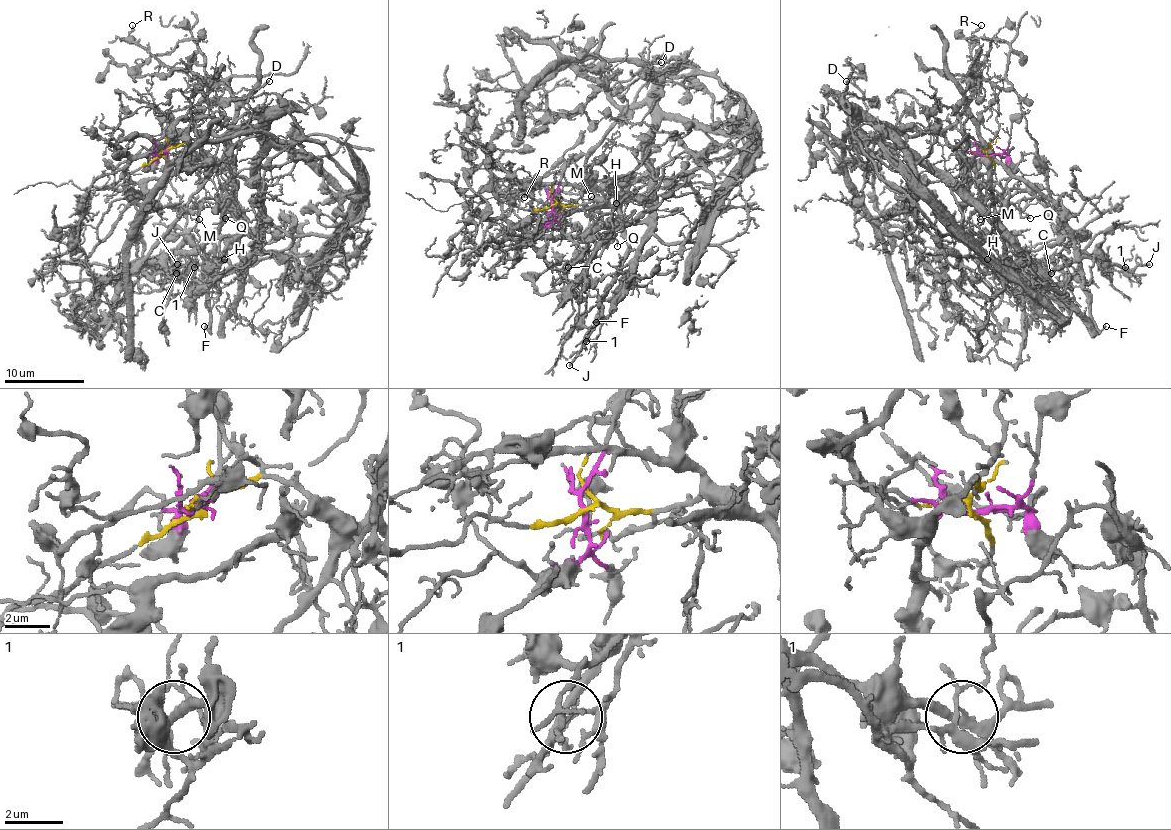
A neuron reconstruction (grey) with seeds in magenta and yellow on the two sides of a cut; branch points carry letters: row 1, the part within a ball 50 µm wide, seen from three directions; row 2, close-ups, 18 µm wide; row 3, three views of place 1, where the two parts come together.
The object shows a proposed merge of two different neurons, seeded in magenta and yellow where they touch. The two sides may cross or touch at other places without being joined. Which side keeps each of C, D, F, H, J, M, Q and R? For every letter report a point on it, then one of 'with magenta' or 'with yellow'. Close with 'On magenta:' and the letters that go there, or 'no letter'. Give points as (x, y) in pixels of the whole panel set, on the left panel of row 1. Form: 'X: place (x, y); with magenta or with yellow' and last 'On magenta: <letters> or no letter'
C: place (176, 273); with magenta
D: place (269, 81); with magenta
F: place (204, 326); with yellow
H: place (224, 259); with magenta
J: place (177, 264); with yellow
M: place (199, 219); with magenta
Q: place (225, 218); with yellow
R: place (132, 25); with yellow
On magenta: C, D, H, M

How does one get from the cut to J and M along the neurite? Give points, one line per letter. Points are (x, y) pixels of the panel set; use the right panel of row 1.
J: (989, 154), (989, 142), (985, 154), (1026, 180), (1052, 204), (1078, 248), (1124, 268), (1150, 264)
M: (989, 154), (937, 131), (889, 131), (983, 234), (971, 256), (949, 254), (969, 216), (981, 218)

